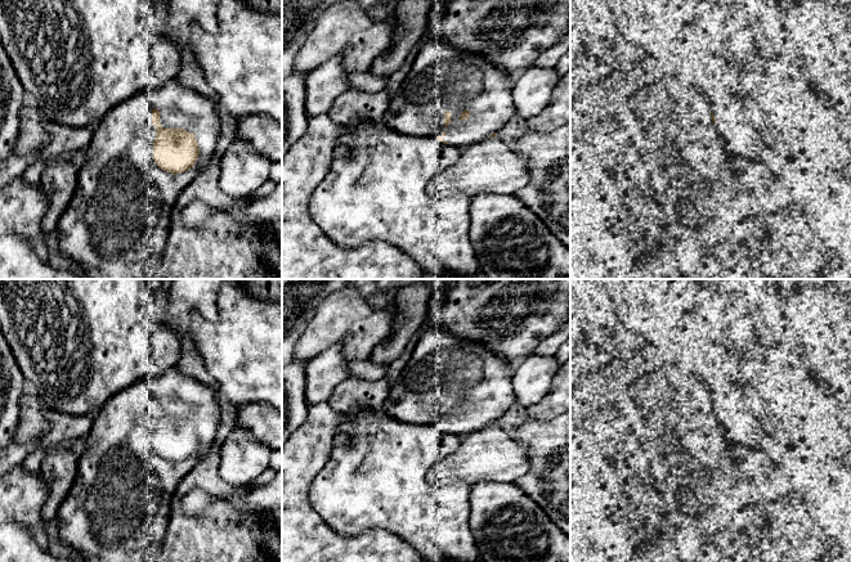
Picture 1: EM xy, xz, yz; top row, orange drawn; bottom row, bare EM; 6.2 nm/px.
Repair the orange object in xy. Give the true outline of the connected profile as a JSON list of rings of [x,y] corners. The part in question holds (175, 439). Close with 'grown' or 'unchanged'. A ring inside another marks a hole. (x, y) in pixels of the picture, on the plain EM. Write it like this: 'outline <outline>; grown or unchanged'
outline [[[176,367],[156,378],[145,378],[116,394],[94,415],[94,422],[85,439],[85,451],[79,458],[79,471],[72,487],[62,502],[57,518],[59,536],[70,548],[80,552],[86,562],[152,562],[161,550],[169,526],[170,503],[179,482],[194,468],[210,450],[216,431],[221,424],[221,409],[216,401],[216,390],[182,373]]]; grown

